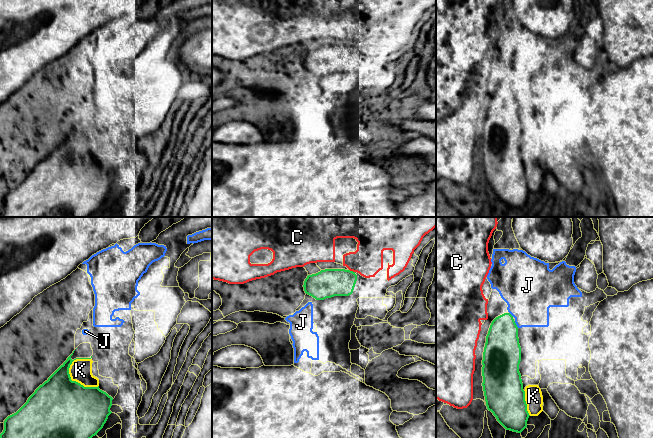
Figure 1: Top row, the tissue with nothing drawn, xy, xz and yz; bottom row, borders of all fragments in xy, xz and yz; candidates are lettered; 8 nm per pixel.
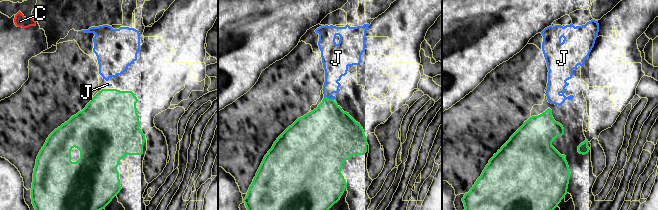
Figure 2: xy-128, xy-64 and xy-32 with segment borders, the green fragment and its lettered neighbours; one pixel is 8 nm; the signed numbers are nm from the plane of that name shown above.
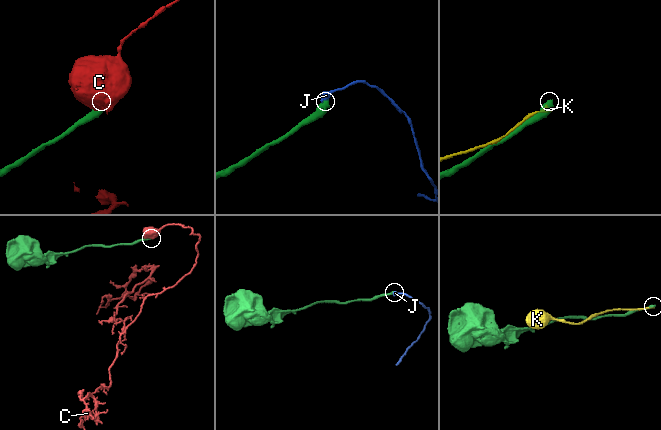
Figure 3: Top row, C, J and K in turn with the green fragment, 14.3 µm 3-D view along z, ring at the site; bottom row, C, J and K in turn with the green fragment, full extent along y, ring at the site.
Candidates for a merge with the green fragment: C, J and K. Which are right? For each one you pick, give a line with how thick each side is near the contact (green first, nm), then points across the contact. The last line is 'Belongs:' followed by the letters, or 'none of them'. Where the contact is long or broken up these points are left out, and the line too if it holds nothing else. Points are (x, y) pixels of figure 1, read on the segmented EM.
Belongs: none of them

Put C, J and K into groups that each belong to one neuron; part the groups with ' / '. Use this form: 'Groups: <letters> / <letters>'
Groups: C / J K

